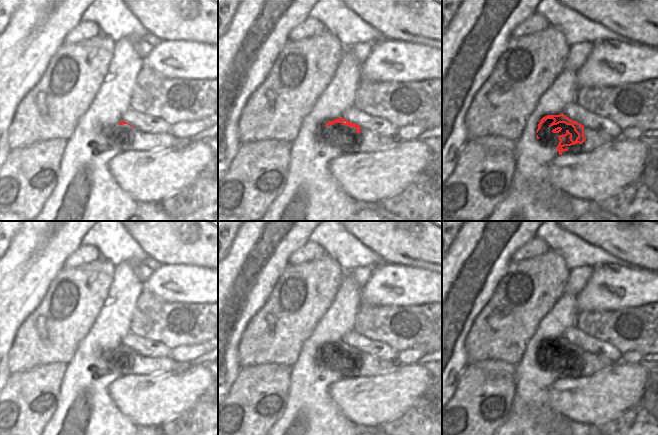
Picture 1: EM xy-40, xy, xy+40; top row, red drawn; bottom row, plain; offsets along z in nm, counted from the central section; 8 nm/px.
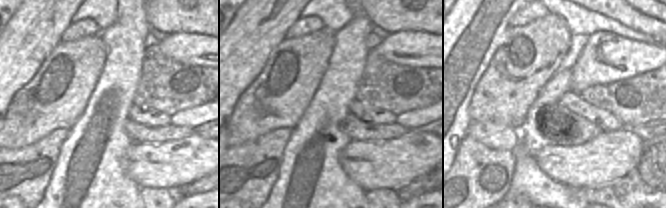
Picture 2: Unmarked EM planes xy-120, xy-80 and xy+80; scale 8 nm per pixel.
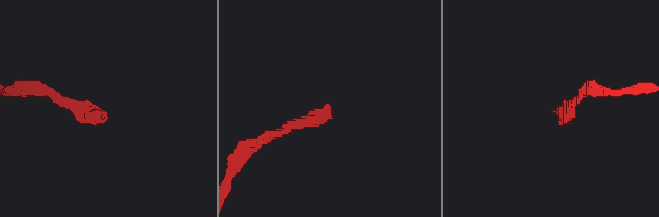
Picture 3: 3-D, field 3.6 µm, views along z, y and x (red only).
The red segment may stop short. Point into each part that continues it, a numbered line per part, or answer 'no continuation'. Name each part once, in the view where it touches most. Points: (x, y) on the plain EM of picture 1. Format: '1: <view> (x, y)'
1: xy+40 (594, 363)

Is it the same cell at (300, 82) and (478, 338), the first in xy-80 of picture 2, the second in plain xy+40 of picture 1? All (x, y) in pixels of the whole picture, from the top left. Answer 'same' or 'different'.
same

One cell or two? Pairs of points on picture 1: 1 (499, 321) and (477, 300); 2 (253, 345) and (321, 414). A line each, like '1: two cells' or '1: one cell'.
1: two cells
2: two cells

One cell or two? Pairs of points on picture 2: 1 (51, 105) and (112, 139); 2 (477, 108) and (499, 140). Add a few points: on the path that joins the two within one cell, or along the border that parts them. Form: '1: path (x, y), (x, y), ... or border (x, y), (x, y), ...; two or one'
1: border (88, 99), (81, 116), (69, 130); two
2: border (471, 121), (493, 121), (503, 123), (510, 128); two

